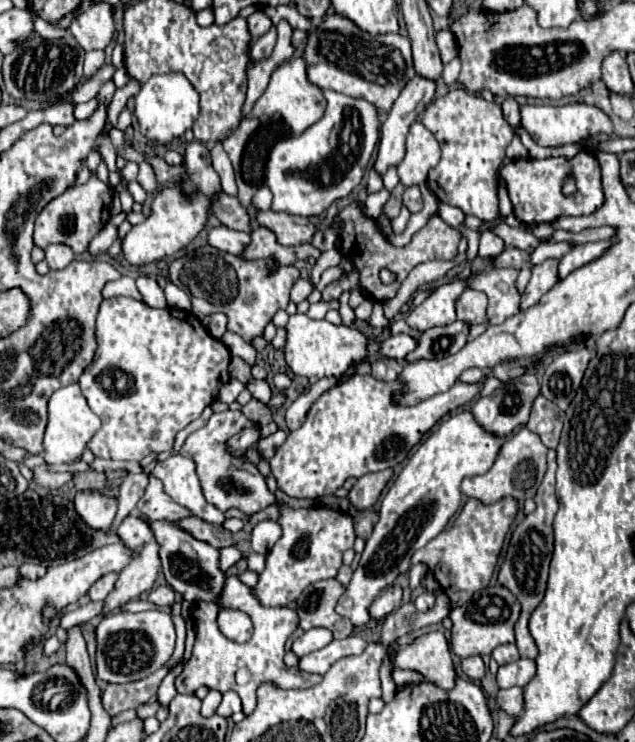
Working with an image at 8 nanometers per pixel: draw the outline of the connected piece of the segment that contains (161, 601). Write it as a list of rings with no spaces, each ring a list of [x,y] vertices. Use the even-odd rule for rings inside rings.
[[[166,584],[166,586],[158,586],[158,588],[154,588],[152,592],[150,592],[150,596],[148,596],[148,600],[150,602],[154,602],[154,604],[158,604],[158,606],[166,606],[166,604],[172,604],[174,602],[174,590]]]

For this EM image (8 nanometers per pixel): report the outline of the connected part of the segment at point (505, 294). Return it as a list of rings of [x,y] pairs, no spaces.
[[[492,268],[480,270],[472,276],[466,288],[480,290],[488,296],[488,322],[502,324],[506,318],[518,314],[518,290],[514,282],[506,278],[516,278],[518,270],[514,268]]]

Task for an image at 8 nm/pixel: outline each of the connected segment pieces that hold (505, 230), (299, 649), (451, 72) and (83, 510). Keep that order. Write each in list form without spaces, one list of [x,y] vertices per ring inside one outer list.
[[[498,222],[496,226],[492,226],[490,232],[500,236],[508,246],[514,246],[514,248],[520,248],[520,250],[528,250],[530,246],[540,244],[540,240],[532,236],[532,232],[528,232],[524,228],[512,228],[512,226],[504,224],[504,222]]]
[[[310,628],[310,630],[304,632],[298,640],[294,640],[292,652],[294,652],[298,658],[302,658],[302,656],[306,656],[306,654],[310,654],[310,652],[314,652],[314,650],[324,648],[324,646],[330,644],[330,642],[332,642],[330,630],[326,630],[326,628]]]
[[[456,56],[456,58],[452,58],[446,66],[444,66],[444,72],[442,72],[442,80],[444,80],[444,84],[446,86],[452,86],[452,84],[456,84],[456,80],[458,80],[458,74],[460,74],[460,58]]]
[[[98,492],[76,494],[74,508],[92,530],[108,530],[116,516],[116,500],[100,496]]]

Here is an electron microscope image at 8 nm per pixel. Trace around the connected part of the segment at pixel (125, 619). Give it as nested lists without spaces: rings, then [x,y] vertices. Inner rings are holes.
[[[158,610],[138,614],[116,612],[106,614],[102,618],[102,622],[96,628],[96,640],[98,640],[98,654],[96,654],[98,678],[110,684],[124,684],[150,676],[170,660],[176,644],[176,630],[172,618]]]

